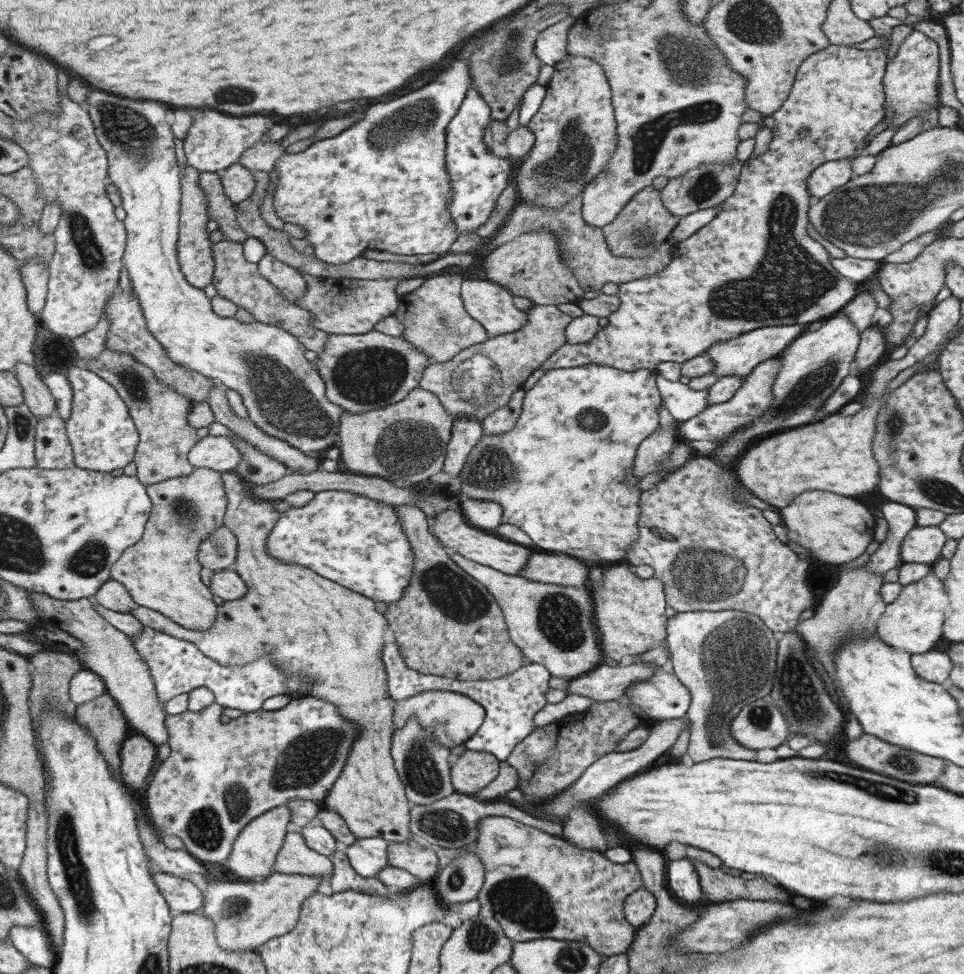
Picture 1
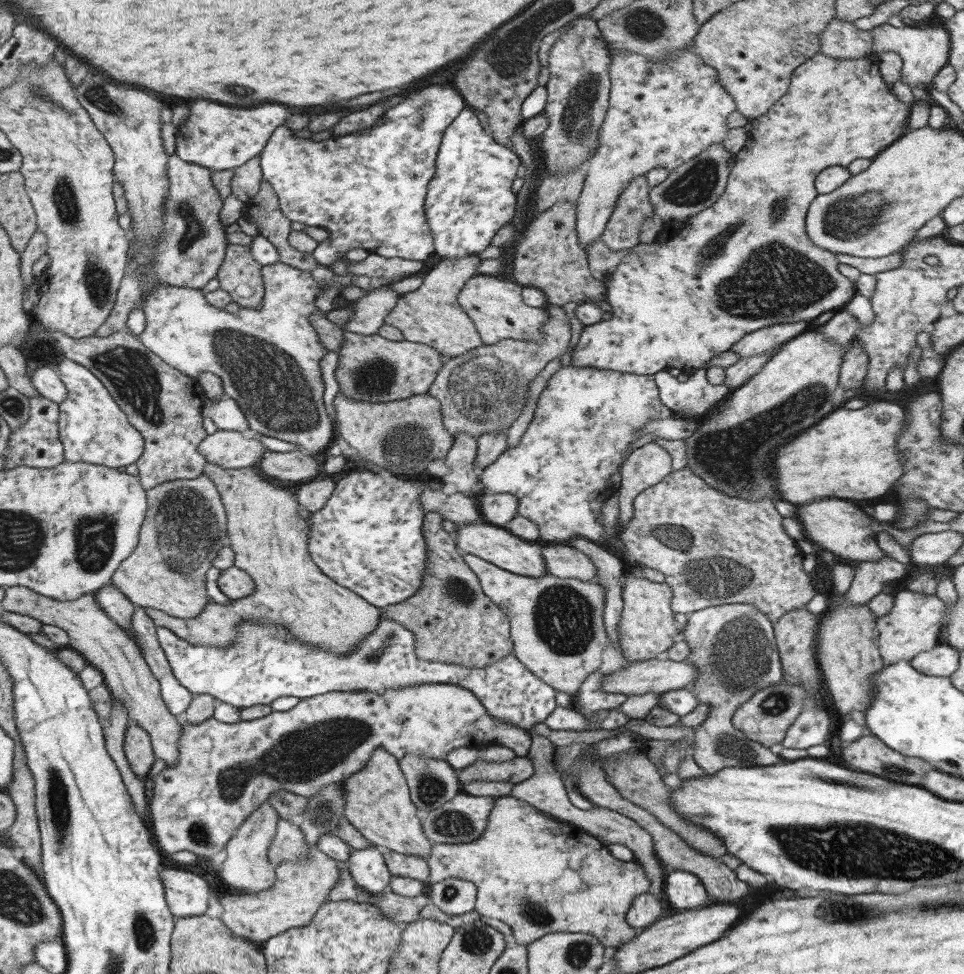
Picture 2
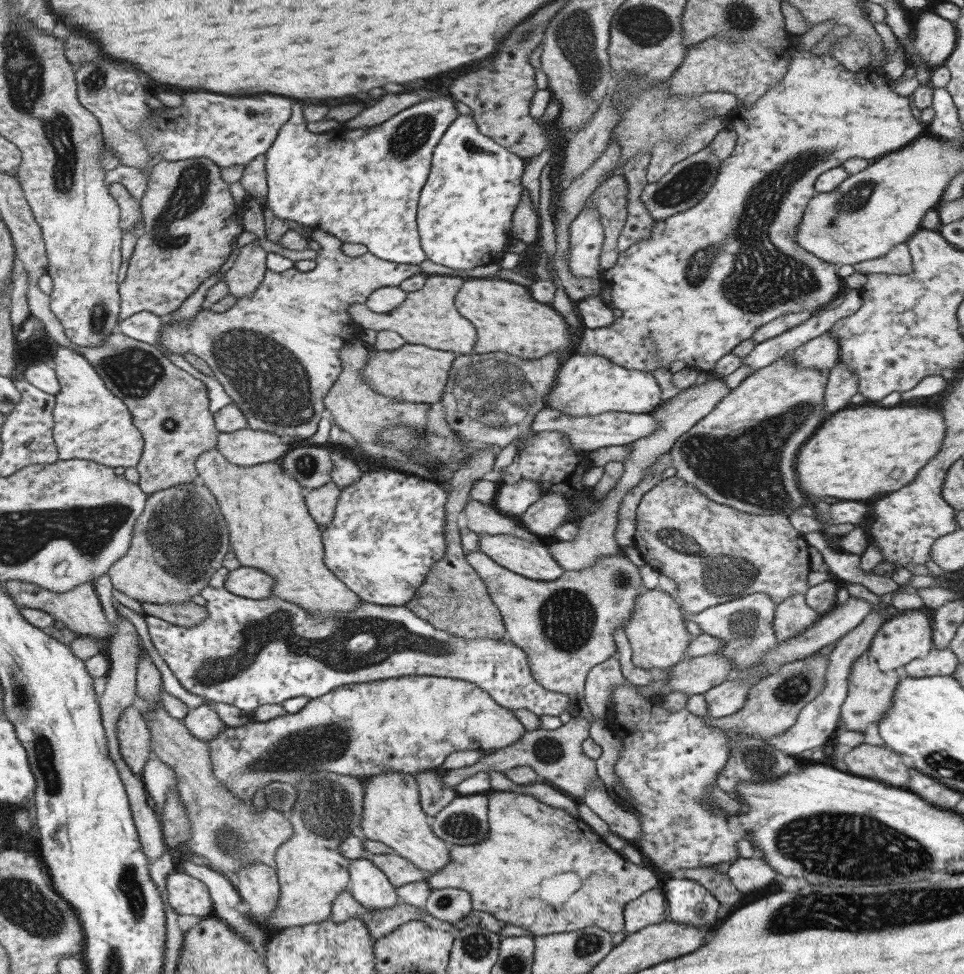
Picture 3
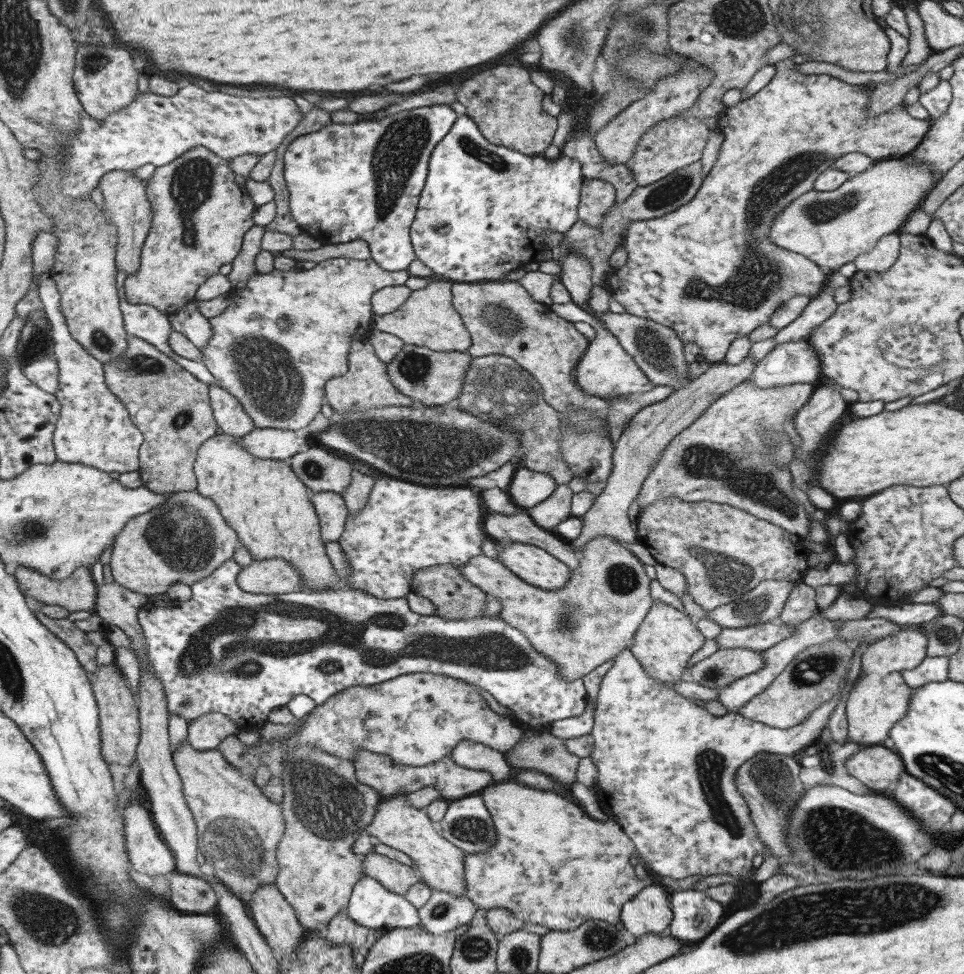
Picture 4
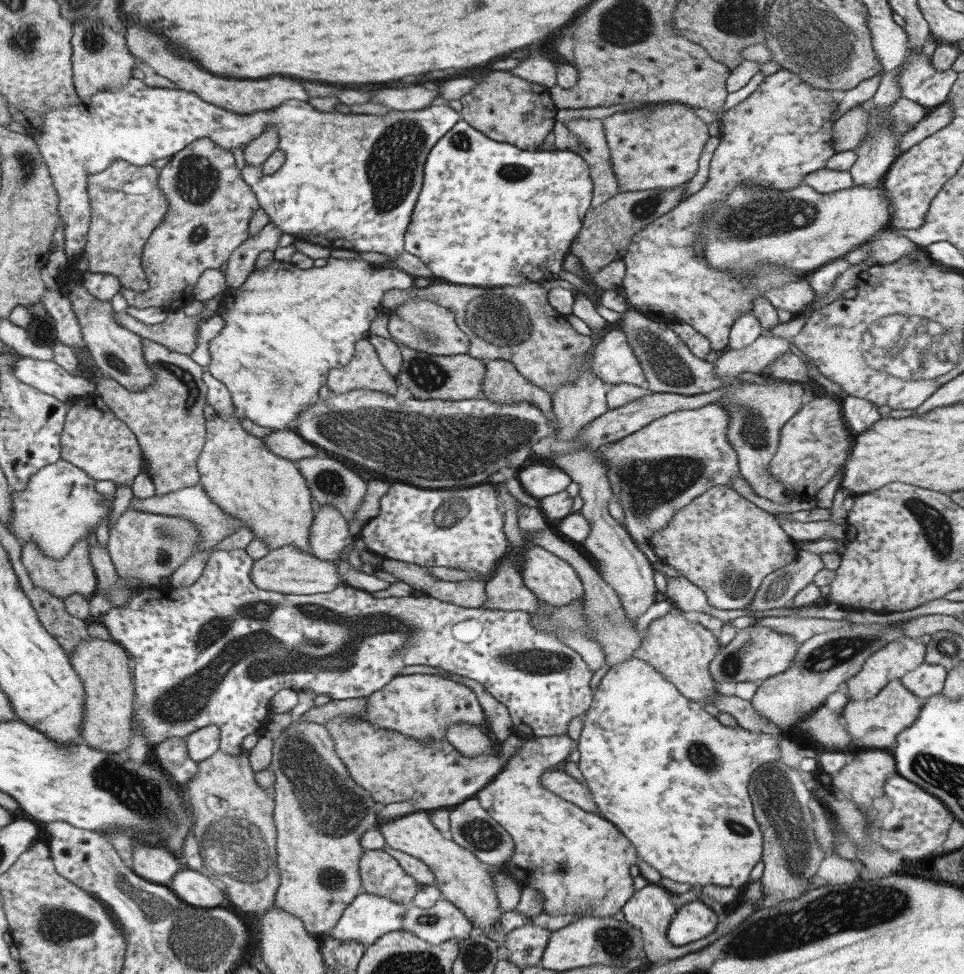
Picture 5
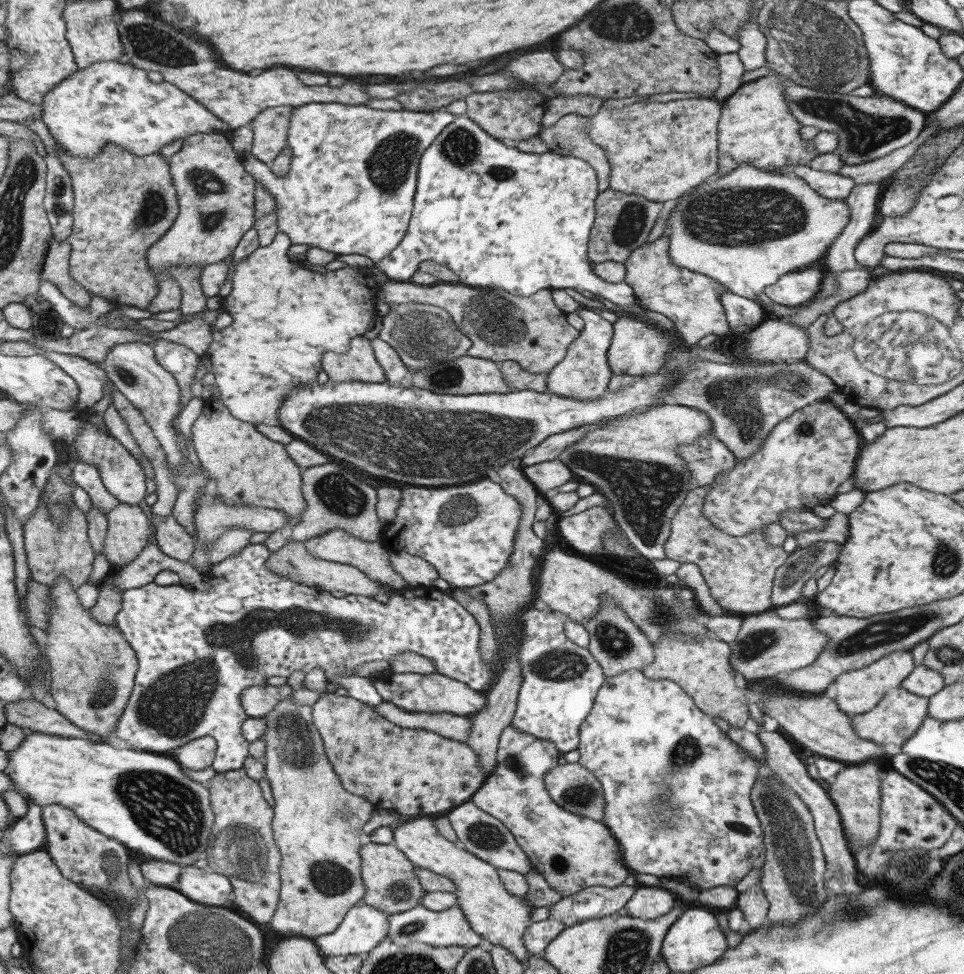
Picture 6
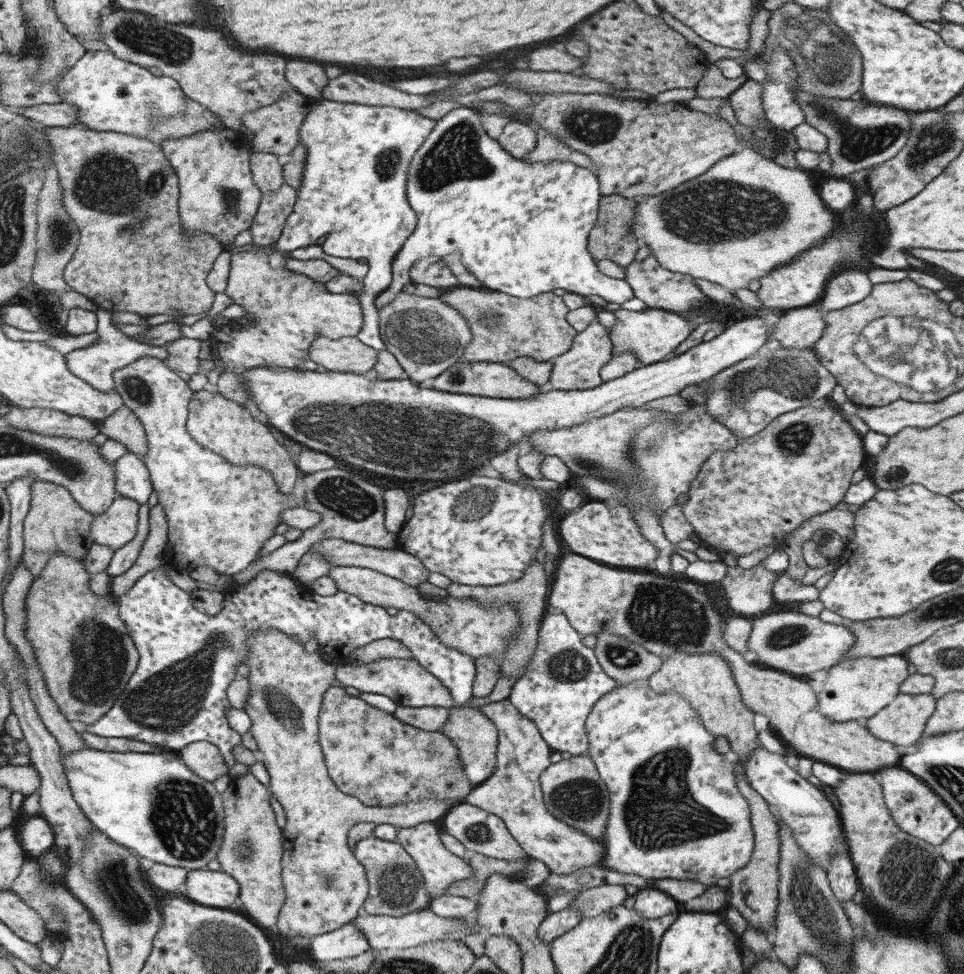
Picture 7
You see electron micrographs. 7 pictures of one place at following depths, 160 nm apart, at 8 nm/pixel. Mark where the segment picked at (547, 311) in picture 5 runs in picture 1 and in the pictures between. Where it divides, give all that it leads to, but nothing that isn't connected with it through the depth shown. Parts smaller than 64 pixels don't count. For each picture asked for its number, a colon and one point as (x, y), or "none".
1: (487, 303)
2: (495, 307)
3: (505, 317)
4: (501, 318)

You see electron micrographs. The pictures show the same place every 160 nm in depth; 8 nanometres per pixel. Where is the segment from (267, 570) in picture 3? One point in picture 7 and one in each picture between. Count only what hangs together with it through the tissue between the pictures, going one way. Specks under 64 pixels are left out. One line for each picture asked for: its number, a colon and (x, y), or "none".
4: (263, 501)
5: (239, 475)
6: (243, 466)
7: (219, 425)

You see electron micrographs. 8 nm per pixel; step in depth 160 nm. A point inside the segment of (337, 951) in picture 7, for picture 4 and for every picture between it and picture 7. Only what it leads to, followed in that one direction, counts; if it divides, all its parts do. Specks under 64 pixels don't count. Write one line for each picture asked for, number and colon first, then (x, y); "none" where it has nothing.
4: (370, 905)
5: (368, 916)
6: (362, 927)

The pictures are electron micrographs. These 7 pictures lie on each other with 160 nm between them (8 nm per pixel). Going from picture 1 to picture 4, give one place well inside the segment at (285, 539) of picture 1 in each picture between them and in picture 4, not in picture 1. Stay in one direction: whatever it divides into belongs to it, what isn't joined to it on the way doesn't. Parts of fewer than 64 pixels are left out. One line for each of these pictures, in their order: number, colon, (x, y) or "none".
2: (367, 537)
3: (387, 529)
4: (403, 526)

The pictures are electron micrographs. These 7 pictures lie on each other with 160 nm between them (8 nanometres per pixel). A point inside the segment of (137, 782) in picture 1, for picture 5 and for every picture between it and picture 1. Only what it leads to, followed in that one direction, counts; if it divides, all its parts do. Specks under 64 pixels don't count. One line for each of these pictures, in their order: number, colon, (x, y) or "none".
2: (136, 747)
3: (133, 738)
4: (119, 730)
5: (103, 667)

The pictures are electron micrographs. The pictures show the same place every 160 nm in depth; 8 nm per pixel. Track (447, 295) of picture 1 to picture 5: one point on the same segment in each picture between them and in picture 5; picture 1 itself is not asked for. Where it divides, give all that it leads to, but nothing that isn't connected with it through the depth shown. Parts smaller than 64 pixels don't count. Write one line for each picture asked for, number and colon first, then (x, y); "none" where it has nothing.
2: (430, 315)
3: (428, 317)
4: (427, 319)
5: (420, 325)

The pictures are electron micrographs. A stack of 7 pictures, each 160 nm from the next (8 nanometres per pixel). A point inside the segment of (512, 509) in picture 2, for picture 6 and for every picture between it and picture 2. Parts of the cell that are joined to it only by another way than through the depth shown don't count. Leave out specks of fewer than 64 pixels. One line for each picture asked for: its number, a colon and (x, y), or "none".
3: (511, 499)
4: (527, 488)
5: (538, 480)
6: (546, 476)

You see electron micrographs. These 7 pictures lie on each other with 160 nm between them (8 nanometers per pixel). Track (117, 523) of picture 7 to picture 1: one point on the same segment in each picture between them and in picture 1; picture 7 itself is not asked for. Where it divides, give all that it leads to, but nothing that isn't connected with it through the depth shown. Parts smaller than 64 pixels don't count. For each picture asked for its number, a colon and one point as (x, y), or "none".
1: (161, 571)
2: (184, 526)
3: (179, 539)
4: (184, 539)
5: (148, 547)
6: (128, 530)

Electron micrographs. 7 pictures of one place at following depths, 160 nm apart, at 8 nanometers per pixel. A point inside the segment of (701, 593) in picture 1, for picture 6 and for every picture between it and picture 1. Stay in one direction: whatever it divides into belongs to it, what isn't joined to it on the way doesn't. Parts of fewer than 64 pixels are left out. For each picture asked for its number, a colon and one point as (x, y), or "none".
2: (712, 549)
3: (713, 553)
4: (722, 552)
5: (722, 543)
6: (738, 571)

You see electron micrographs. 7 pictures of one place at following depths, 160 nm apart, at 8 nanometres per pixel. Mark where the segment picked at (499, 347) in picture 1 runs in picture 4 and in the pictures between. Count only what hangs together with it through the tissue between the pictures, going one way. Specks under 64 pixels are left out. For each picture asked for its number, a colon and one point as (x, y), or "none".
2: (481, 391)
3: (492, 397)
4: (494, 388)

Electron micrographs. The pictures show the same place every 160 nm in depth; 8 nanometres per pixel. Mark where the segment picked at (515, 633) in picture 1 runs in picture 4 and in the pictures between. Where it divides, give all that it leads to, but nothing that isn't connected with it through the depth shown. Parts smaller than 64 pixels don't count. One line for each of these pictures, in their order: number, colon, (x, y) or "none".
2: (556, 628)
3: (564, 627)
4: (592, 618)

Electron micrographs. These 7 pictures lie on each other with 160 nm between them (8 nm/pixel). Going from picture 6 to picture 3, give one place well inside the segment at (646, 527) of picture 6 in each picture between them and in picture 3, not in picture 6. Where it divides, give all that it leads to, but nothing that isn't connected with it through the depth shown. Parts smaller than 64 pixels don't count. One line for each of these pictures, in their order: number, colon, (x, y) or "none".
3: (740, 455)
4: (720, 457)
5: (654, 471)

